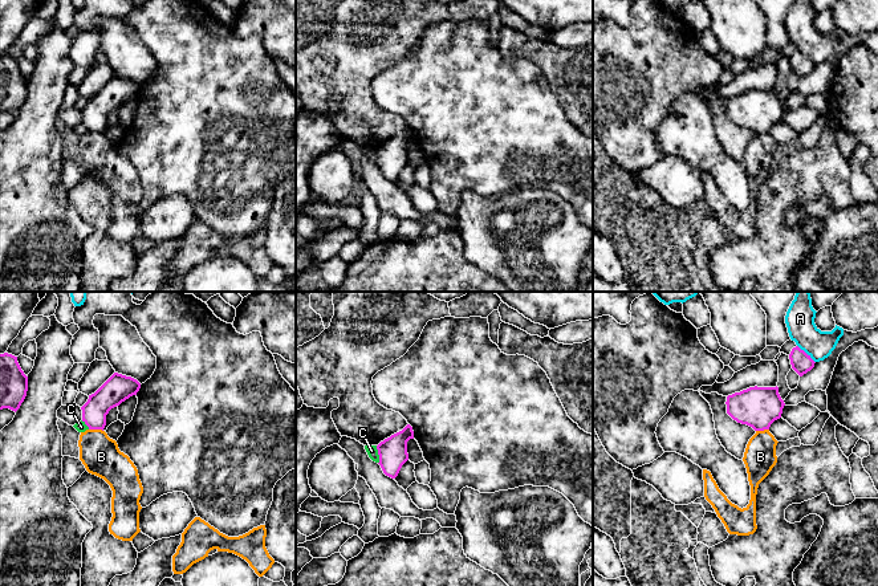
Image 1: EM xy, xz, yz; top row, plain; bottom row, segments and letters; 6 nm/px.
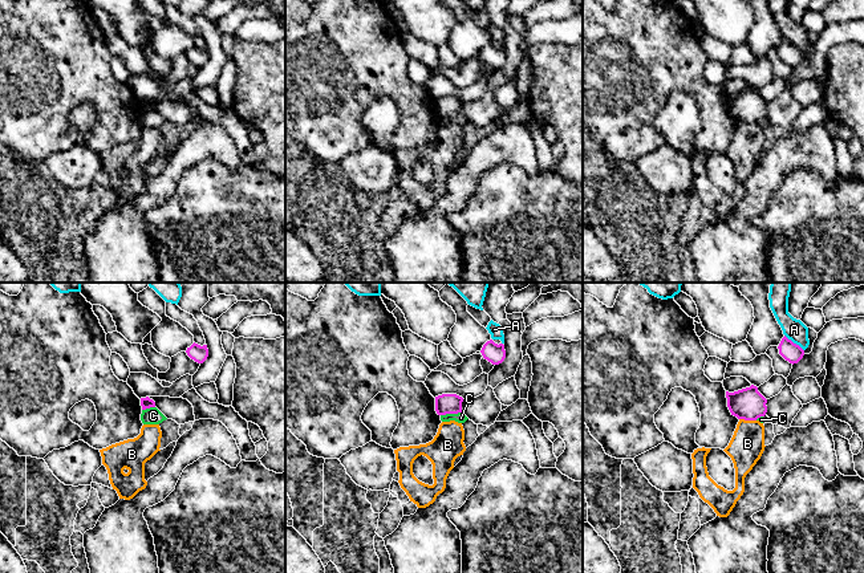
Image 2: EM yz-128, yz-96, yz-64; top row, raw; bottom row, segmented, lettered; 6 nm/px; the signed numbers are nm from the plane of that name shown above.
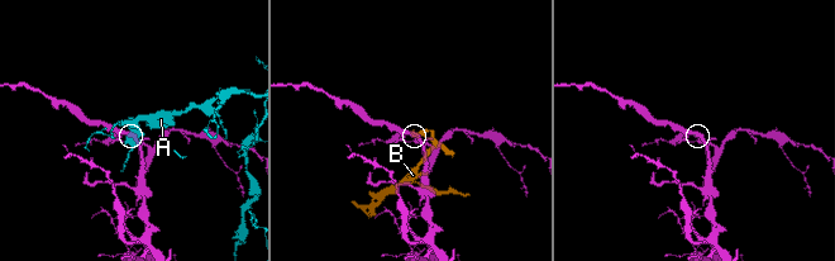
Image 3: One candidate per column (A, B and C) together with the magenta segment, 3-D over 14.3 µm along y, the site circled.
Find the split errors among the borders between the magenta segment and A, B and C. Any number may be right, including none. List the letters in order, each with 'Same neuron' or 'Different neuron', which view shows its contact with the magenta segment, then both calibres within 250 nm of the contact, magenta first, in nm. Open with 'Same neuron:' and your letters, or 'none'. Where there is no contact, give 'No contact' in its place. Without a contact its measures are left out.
Same neuron: none
A: Different neuron. Touches magenta in yz. Thickness 120 nm (magenta) against 180 nm
B: Different neuron. Touches magenta in xy. Thickness 160 nm (magenta) against 240 nm
C: Different neuron. Touches magenta in xz. Thickness 180 nm (magenta) against 70 nm

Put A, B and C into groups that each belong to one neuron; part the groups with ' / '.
A / B / C

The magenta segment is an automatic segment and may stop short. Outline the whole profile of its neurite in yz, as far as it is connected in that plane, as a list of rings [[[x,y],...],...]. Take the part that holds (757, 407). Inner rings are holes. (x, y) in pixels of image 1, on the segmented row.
[[[749,387],[727,396],[727,414],[737,423],[747,424],[755,431],[769,430],[781,418],[784,400],[779,387]]]

